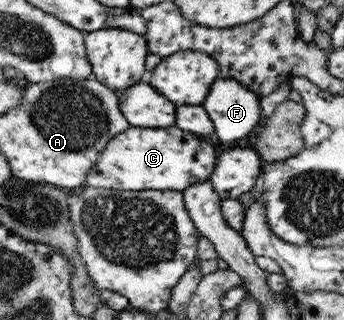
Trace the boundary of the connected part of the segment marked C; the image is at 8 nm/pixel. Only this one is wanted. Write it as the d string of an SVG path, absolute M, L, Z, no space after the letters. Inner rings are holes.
M176 125L163 128L130 127L113 137L84 186L125 191L177 190L183 192L197 182L208 180L217 162L214 140L205 139Z

